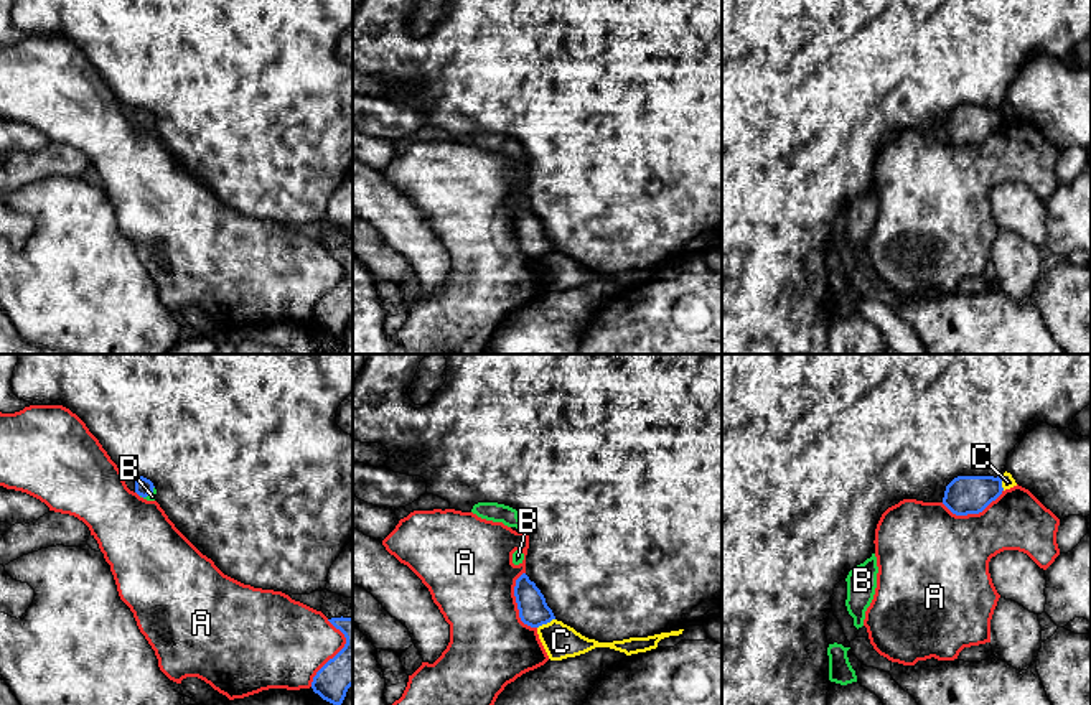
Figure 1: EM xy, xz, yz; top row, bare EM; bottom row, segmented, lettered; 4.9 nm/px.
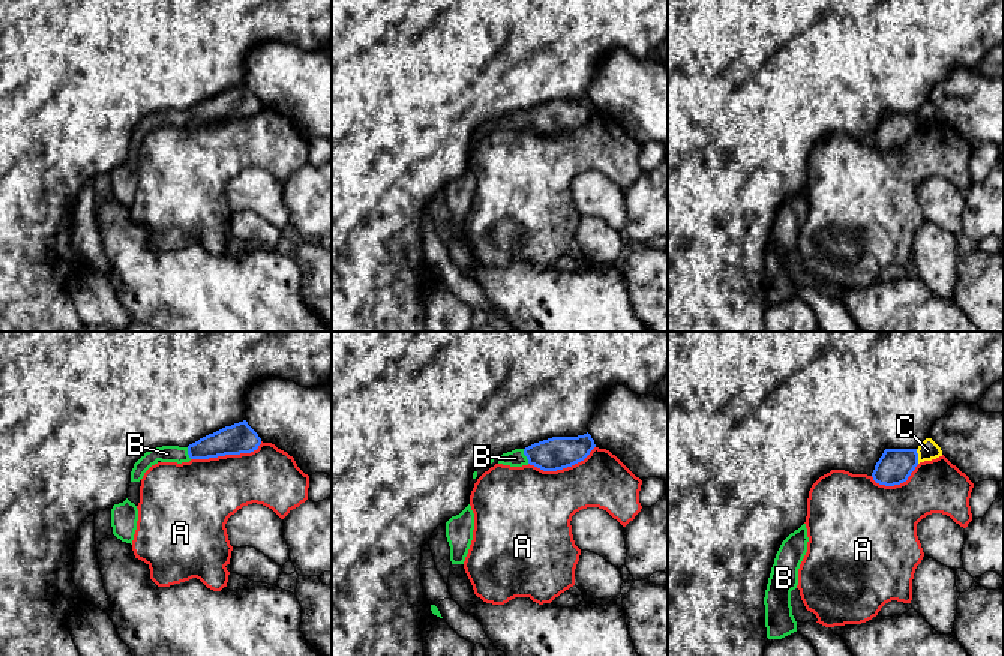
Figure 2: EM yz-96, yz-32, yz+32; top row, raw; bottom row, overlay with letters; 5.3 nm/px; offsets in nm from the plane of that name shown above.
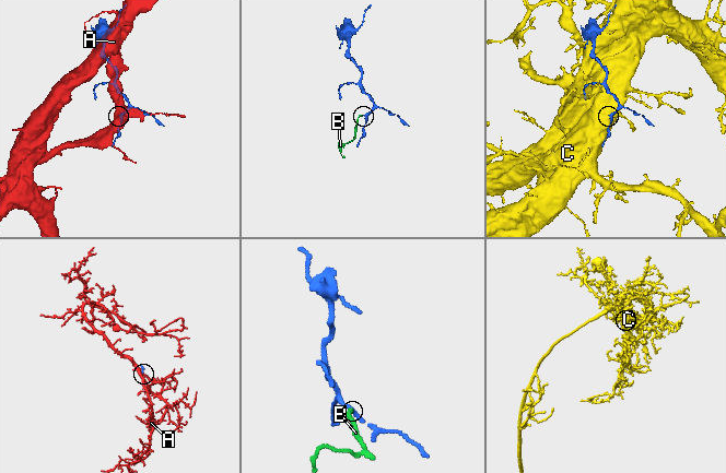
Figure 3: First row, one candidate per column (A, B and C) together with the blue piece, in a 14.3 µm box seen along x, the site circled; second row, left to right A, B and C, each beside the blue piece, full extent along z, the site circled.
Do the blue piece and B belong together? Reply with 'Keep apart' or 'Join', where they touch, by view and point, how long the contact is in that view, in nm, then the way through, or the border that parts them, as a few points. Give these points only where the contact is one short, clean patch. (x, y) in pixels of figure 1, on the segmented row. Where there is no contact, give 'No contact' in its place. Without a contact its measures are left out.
Join. Touches blue at xy (149, 494). Shared border 90 nm. Path across: xy (144, 486), (149, 494), (152, 496)

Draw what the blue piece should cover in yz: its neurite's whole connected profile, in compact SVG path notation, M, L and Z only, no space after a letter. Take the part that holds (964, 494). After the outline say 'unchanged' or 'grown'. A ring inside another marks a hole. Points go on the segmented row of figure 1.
M958 476L946 486L943 504L956 516L979 514L1002 491L1000 476Z; unchanged

